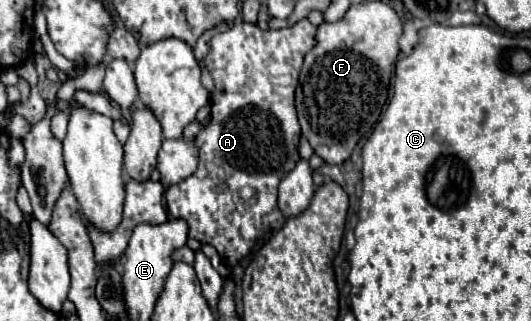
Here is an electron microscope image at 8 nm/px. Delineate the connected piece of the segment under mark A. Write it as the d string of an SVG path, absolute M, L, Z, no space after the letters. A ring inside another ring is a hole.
M308 18L282 30L260 30L250 22L234 22L228 30L214 34L210 42L210 52L204 58L204 64L214 80L214 92L210 94L210 124L198 132L194 142L198 148L198 170L184 182L170 186L166 192L166 204L174 218L184 218L188 222L188 236L200 244L212 244L228 266L236 266L252 252L258 240L278 226L278 184L300 160L300 124L296 118L295 89L299 84L304 56L314 46L316 28ZM242 188L254 190L254 206L252 202L248 204L242 200Z

